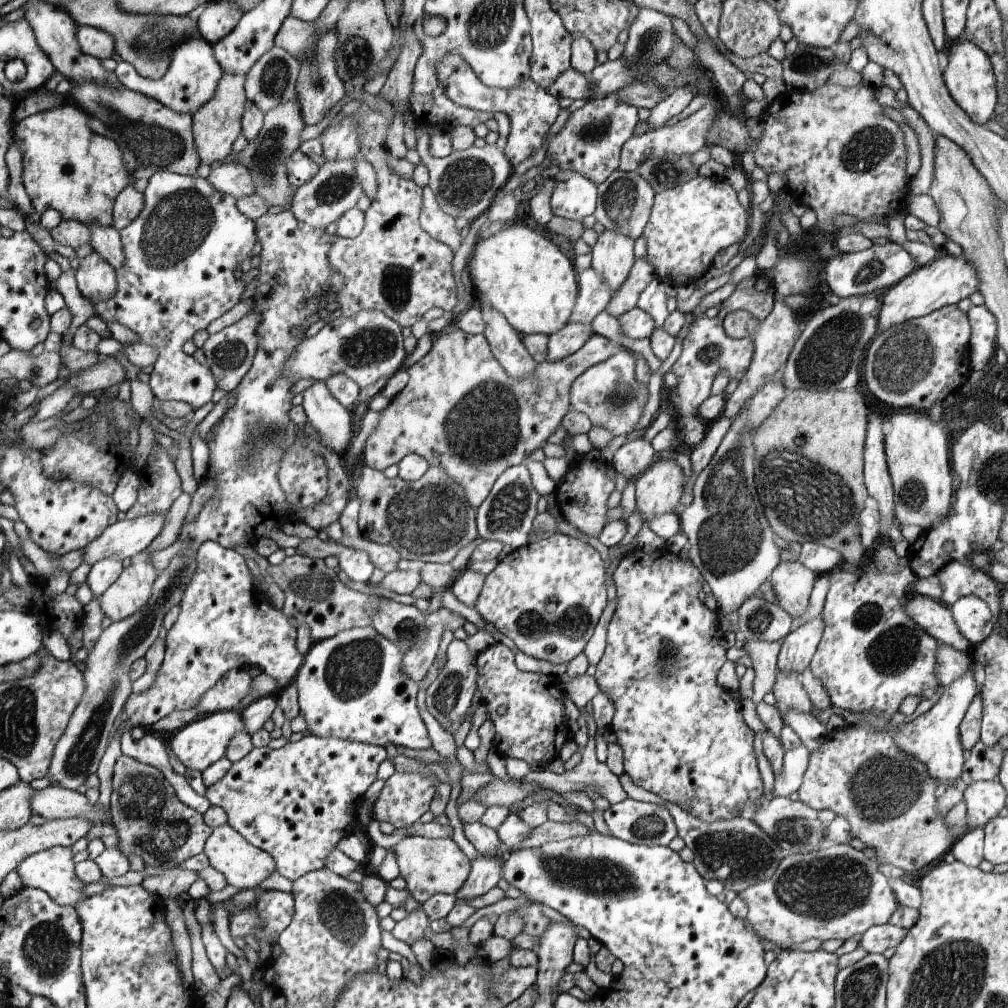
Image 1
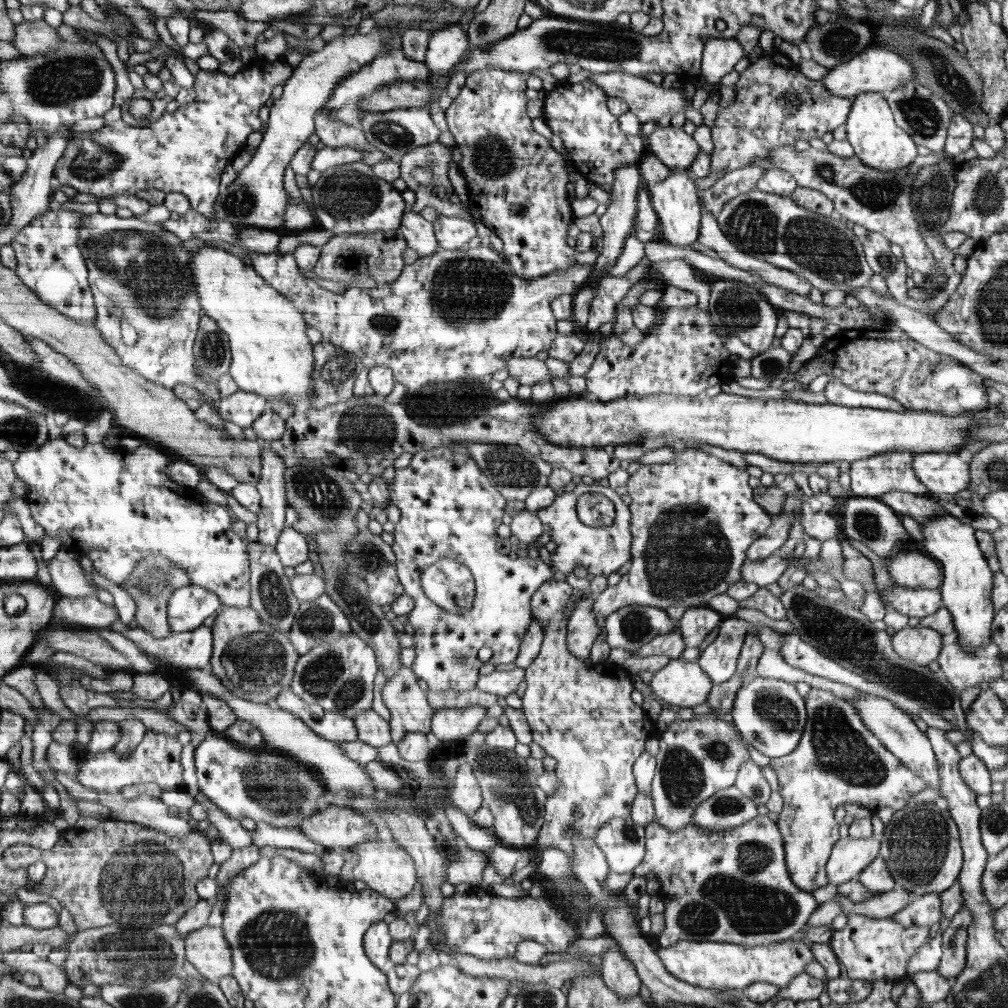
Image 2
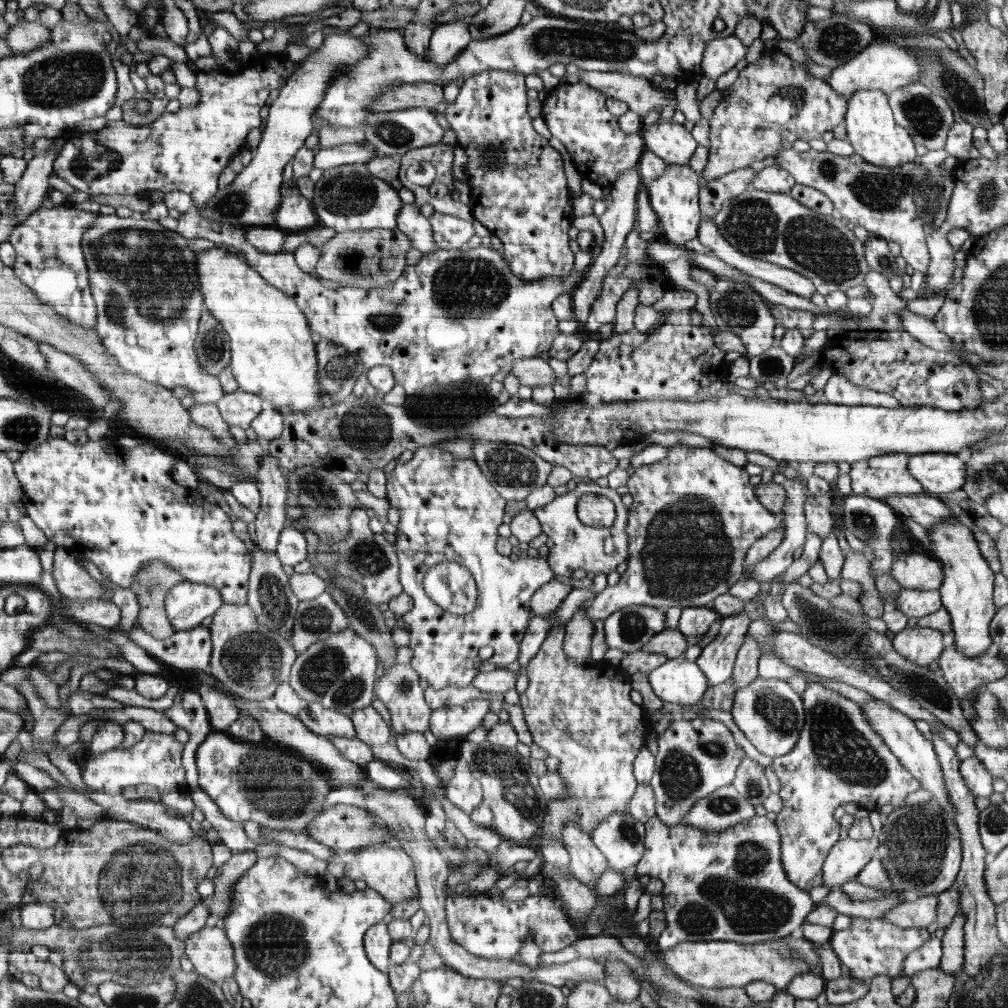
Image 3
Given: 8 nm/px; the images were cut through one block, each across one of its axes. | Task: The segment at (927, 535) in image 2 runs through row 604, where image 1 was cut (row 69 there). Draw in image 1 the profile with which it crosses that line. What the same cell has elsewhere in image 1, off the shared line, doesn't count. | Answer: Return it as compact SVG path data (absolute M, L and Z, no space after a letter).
M964 38L963 41L950 48L947 53L949 59L942 72L943 81L950 96L974 122L984 125L990 120L990 116L996 112L999 102L997 80L991 60L986 52L978 48L973 42L964 40Z

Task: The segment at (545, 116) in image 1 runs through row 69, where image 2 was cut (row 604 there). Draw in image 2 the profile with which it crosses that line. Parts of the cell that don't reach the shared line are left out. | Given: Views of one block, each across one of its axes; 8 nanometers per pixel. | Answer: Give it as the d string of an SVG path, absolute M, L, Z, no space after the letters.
M452 558L438 560L422 571L423 591L448 612L470 611L477 588L471 571Z

